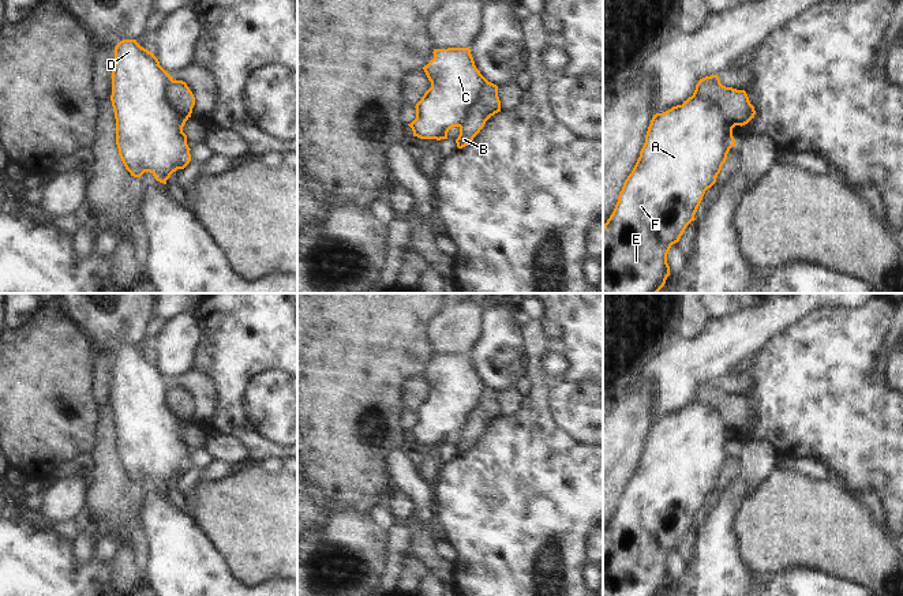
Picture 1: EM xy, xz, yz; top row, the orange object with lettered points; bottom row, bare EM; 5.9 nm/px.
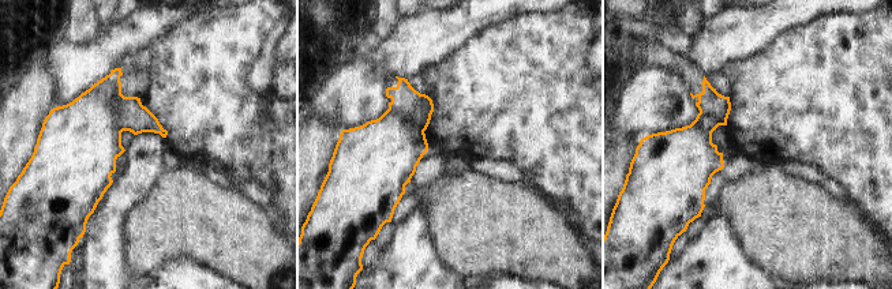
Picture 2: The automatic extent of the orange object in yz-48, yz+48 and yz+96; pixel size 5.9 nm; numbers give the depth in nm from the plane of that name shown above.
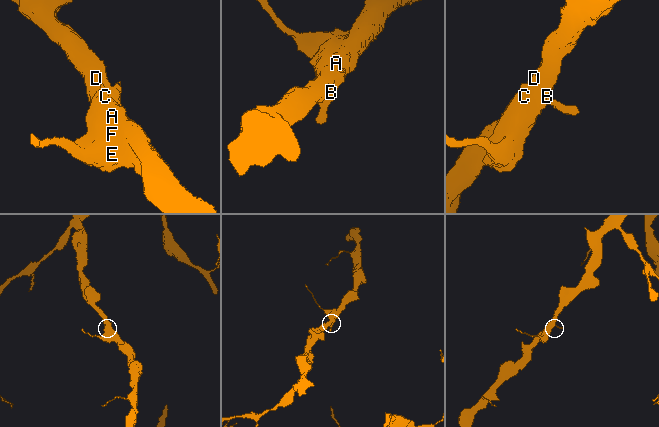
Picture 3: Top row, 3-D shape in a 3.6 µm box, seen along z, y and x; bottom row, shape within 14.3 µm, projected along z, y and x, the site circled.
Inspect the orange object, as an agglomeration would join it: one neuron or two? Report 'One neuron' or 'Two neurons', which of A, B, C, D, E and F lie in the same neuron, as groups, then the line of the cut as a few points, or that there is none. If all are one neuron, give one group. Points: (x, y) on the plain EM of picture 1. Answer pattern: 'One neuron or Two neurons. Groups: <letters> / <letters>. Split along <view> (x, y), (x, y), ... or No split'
Two neurons. Groups: A C D E F / B. Split along yz (696, 394), (708, 404), (714, 404), (734, 431)

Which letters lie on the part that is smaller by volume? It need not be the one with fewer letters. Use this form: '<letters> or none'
B

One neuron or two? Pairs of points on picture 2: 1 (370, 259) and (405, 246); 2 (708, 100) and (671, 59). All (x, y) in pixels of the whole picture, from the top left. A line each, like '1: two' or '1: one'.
1: two
2: one

